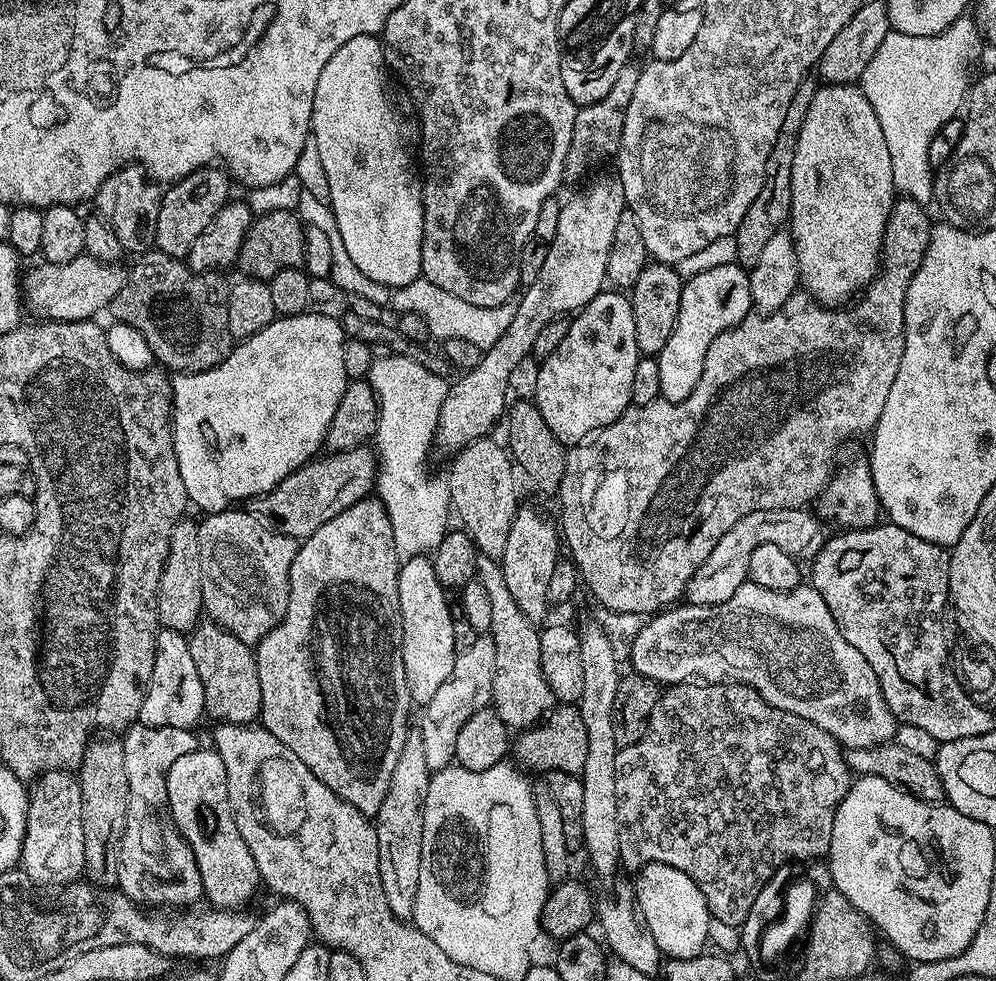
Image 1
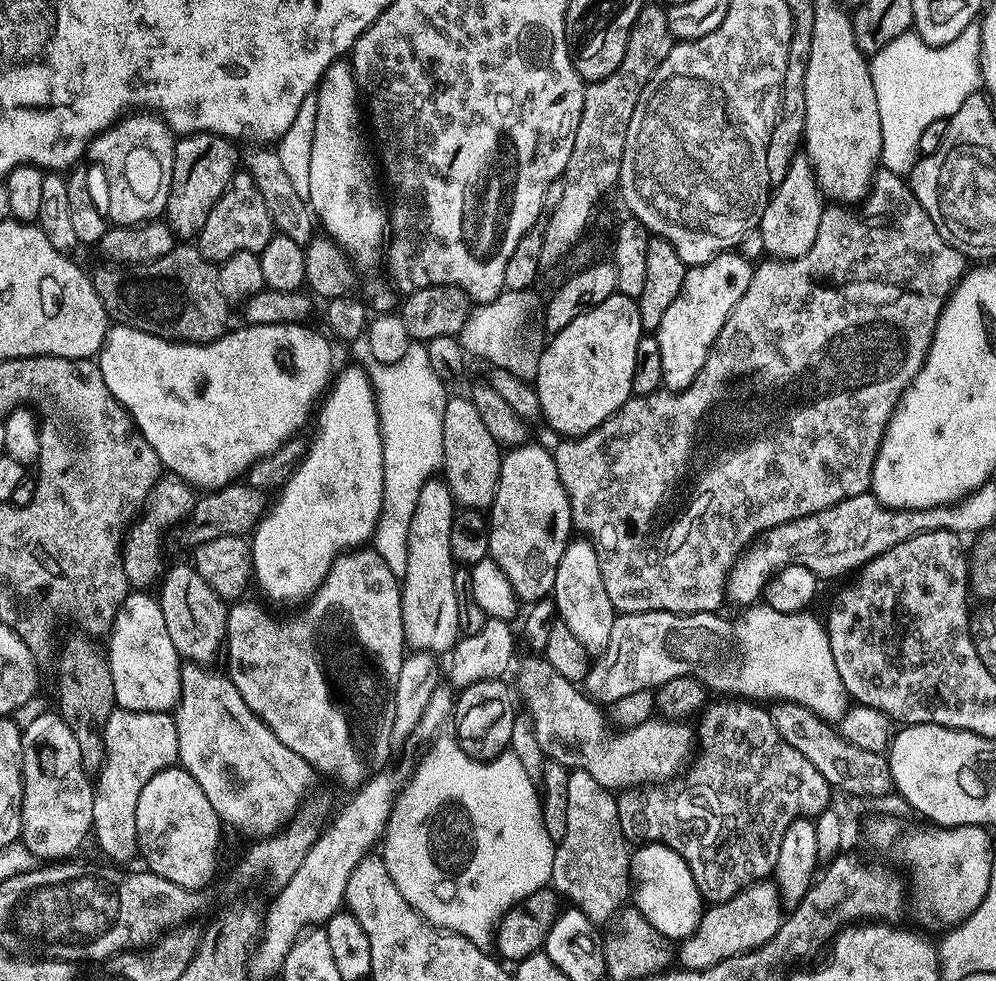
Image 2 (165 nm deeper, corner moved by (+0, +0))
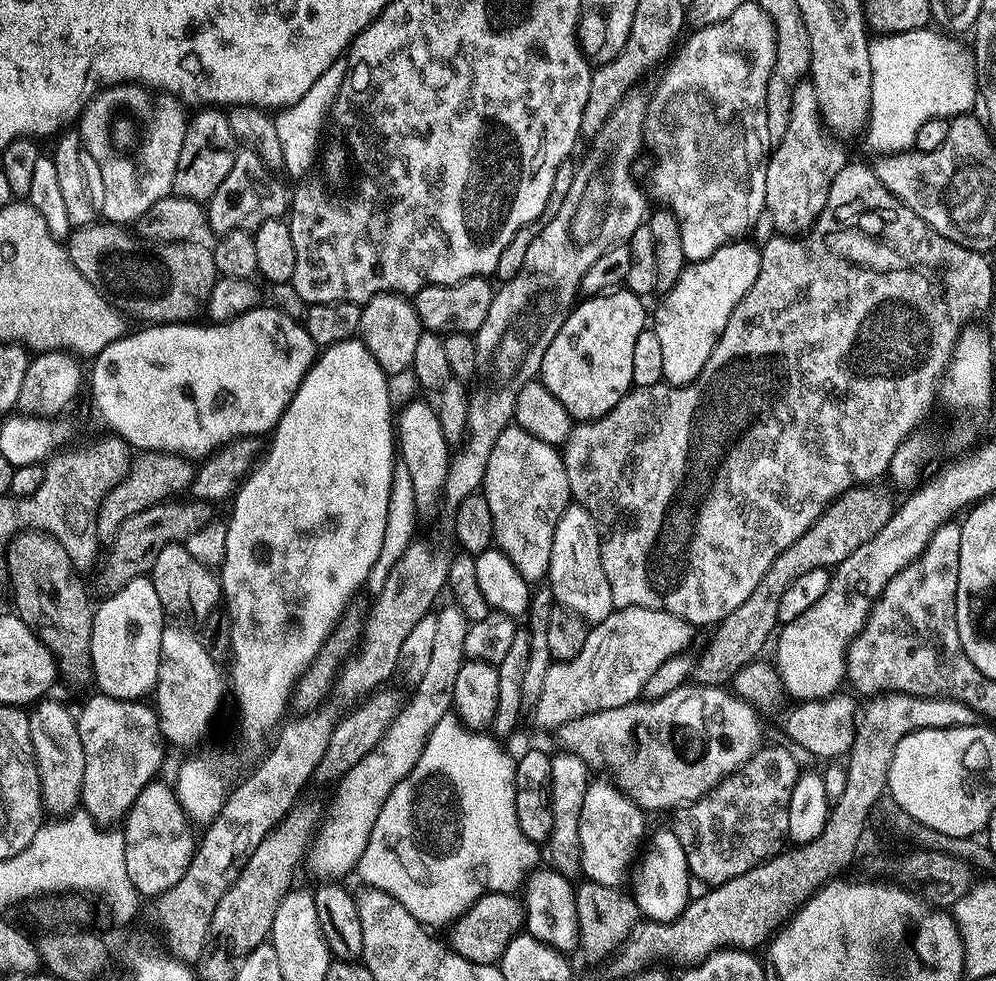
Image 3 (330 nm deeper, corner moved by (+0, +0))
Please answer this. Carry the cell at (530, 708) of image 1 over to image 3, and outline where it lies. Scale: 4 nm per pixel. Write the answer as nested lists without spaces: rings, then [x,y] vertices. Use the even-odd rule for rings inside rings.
[[[689,682],[666,694],[666,698],[641,699],[564,725],[558,730],[559,747],[578,754],[578,758],[582,758],[593,769],[612,769],[617,775],[614,778],[619,787],[628,793],[638,807],[649,813],[668,812],[671,808],[684,810],[687,804],[688,807],[695,805],[696,801],[715,791],[728,776],[733,776],[760,751],[764,728],[760,725],[759,714],[755,707],[741,700],[727,687]]]

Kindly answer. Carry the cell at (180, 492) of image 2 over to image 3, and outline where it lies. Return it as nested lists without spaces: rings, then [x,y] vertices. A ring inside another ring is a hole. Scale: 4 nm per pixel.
[[[141,451],[140,456],[131,461],[128,465],[128,472],[117,483],[109,488],[100,502],[100,508],[96,511],[97,533],[104,534],[108,524],[119,526],[126,522],[134,514],[138,514],[154,505],[169,501],[178,492],[186,492],[196,477],[197,465],[187,456],[179,452],[145,452]]]

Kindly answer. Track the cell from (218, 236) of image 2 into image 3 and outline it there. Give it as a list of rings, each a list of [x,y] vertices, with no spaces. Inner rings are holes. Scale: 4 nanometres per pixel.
[[[241,147],[234,166],[230,166],[230,174],[226,174],[222,186],[206,201],[209,229],[216,234],[232,232],[235,228],[254,230],[262,222],[281,219],[290,207],[290,188],[276,176],[279,175],[264,165],[255,148]]]

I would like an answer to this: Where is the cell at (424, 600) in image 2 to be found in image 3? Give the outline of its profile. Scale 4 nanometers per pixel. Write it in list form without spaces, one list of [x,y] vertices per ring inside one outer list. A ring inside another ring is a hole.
[[[412,398],[407,401],[404,409],[399,409],[394,420],[394,440],[398,445],[398,460],[402,471],[410,474],[410,482],[414,486],[414,502],[417,513],[424,514],[441,499],[448,461],[450,459],[450,441],[442,434],[440,413],[424,400]]]

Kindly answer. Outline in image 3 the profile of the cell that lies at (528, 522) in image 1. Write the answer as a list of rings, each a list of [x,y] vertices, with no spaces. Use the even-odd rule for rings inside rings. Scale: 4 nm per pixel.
[[[509,426],[498,434],[498,442],[490,450],[482,491],[494,518],[495,547],[514,562],[528,585],[543,581],[548,575],[550,546],[554,546],[558,518],[562,518],[572,500],[563,455],[553,445],[538,442],[534,434]]]

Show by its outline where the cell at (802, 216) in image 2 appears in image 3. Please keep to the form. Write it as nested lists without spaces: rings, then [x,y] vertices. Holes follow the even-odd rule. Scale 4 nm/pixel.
[[[805,78],[794,86],[790,102],[790,118],[786,134],[775,141],[764,165],[766,170],[766,202],[764,207],[774,220],[776,232],[785,236],[802,234],[822,214],[830,186],[850,156],[844,153],[841,141],[826,127],[818,106],[811,79]]]

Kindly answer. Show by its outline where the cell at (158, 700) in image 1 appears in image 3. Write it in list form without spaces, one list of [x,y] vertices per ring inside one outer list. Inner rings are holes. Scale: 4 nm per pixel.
[[[139,576],[134,578],[134,582],[126,582],[118,594],[105,596],[99,603],[92,614],[91,679],[96,679],[100,687],[97,689],[103,695],[119,700],[140,700],[155,689],[162,650],[162,630],[166,623],[166,613],[162,602],[158,602],[154,582],[148,576]]]

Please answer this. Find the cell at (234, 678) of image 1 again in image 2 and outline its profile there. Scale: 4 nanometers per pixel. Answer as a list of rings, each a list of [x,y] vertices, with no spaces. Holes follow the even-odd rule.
[[[191,563],[176,564],[165,571],[159,581],[158,599],[162,606],[162,618],[166,618],[166,630],[170,634],[170,642],[174,642],[174,650],[181,661],[212,666],[216,655],[221,655],[228,634],[229,605],[217,592],[210,590],[206,578],[198,574]]]

